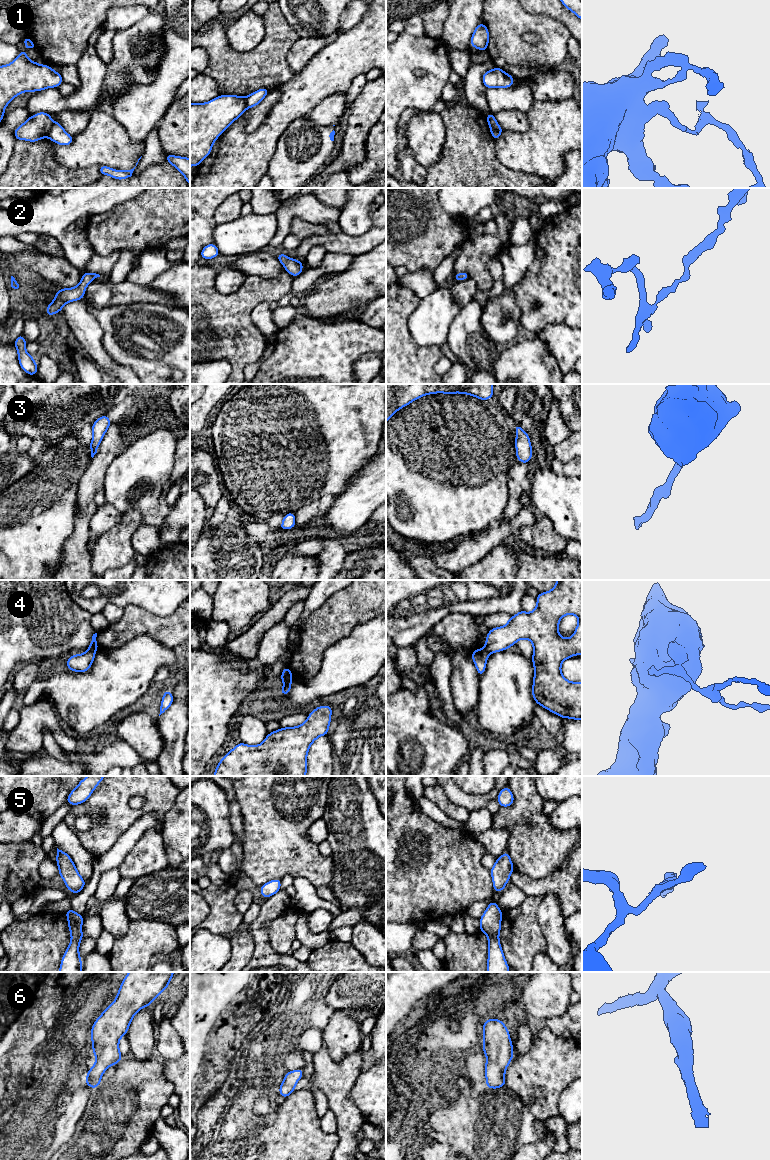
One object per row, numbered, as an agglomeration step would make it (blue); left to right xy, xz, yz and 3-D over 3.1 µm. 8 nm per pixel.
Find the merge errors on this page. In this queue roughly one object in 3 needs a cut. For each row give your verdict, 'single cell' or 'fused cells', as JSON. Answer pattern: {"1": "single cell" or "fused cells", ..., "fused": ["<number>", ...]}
{"1": "fused cells", "2": "single cell", "3": "single cell", "4": "fused cells", "5": "single cell", "6": "single cell", "fused": ["1", "4"]}

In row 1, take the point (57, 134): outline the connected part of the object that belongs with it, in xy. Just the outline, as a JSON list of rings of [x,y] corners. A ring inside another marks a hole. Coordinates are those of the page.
[[[53,122],[53,125],[47,135],[47,137],[59,145],[69,146],[73,141],[73,136],[69,135],[62,127],[60,123]]]

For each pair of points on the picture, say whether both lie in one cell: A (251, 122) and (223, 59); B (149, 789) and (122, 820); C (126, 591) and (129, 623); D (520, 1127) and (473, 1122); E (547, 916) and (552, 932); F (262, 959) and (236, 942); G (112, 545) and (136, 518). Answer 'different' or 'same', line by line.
A: different
B: same
C: different
D: same
E: same
F: different
G: same

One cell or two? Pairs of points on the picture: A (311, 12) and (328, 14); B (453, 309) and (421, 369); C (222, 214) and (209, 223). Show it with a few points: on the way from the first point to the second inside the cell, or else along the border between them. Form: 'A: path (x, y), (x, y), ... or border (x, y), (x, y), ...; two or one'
A: path (315, 12), (324, 14); one
B: border (412, 335), (421, 346), (441, 348); two
C: border (225, 199), (214, 213), (214, 220), (216, 222); two

